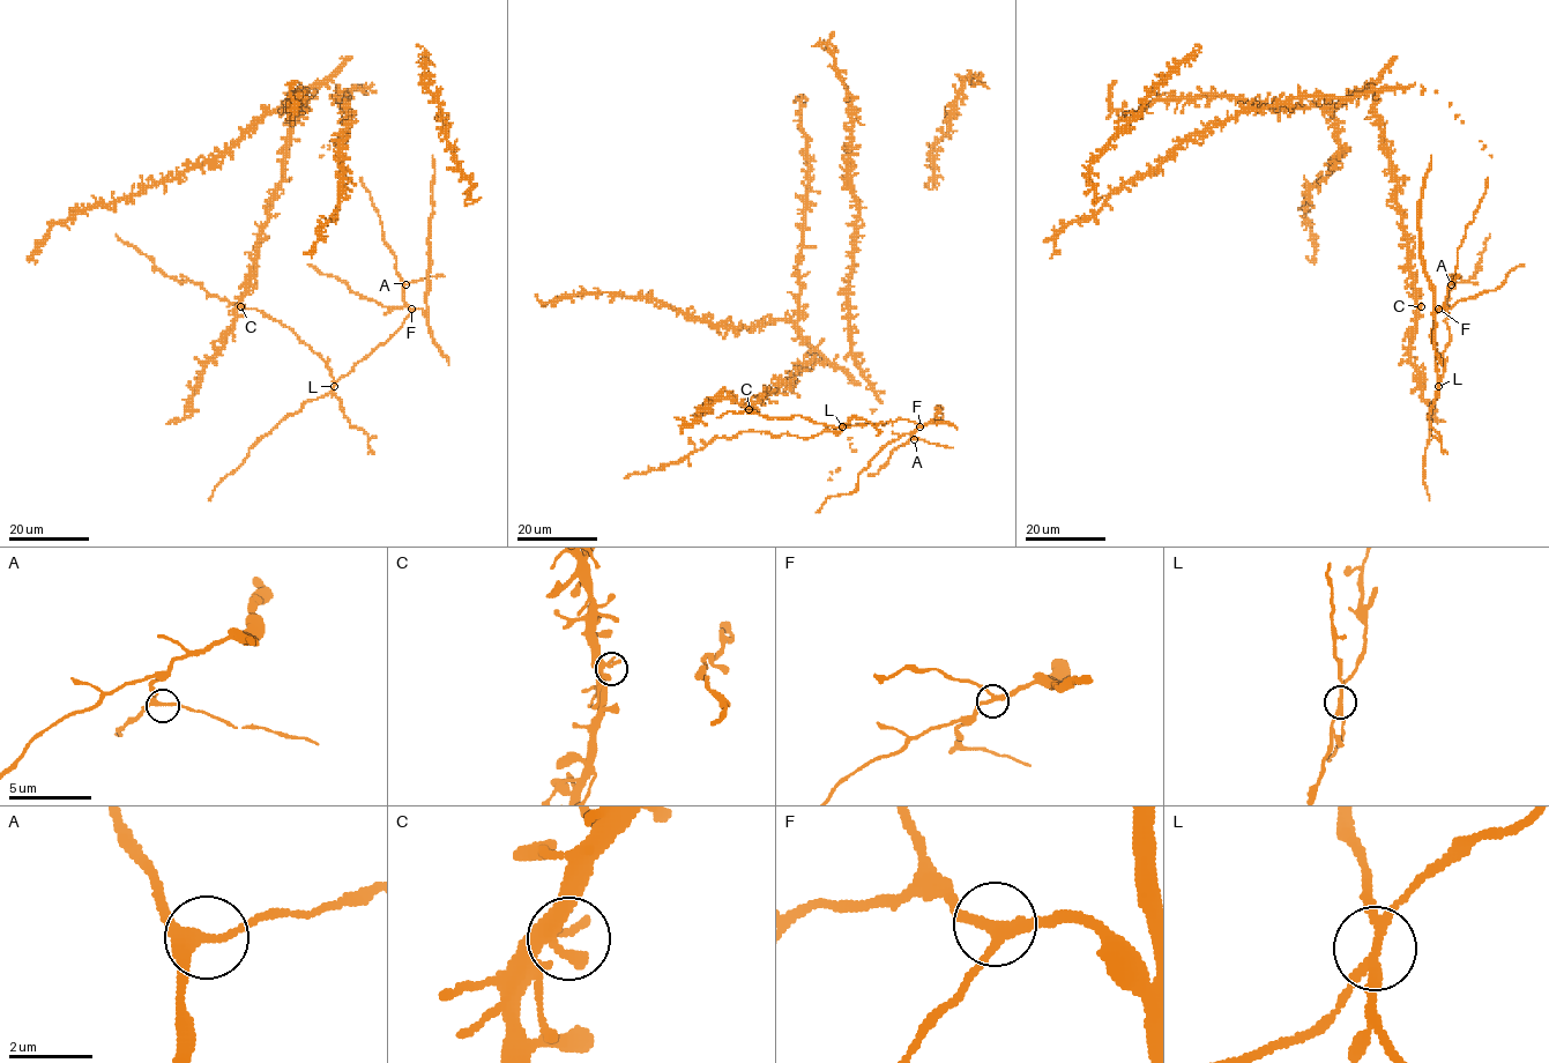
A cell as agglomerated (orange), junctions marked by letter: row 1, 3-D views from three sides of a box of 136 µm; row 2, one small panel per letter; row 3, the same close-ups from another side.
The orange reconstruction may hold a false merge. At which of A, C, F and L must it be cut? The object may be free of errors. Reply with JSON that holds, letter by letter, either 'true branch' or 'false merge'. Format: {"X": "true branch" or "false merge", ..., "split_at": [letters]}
{"A": "true branch", "C": "true branch", "F": "true branch", "L": "false merge", "split_at": ["L"]}

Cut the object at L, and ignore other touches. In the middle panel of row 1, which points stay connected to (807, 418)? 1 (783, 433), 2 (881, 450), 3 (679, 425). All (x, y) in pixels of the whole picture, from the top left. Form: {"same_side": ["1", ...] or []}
{"same_side": ["2", "3"]}

